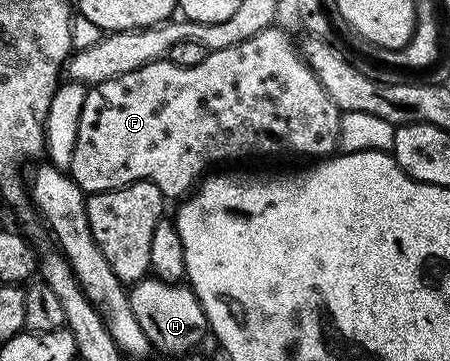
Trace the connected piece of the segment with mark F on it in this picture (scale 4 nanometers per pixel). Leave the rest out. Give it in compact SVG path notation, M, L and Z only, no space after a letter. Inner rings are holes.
M274 25L255 33L253 37L247 37L247 41L239 41L239 45L208 52L203 62L194 67L180 67L168 61L148 63L131 73L123 73L121 77L115 77L111 81L90 86L85 92L83 113L79 113L75 153L71 153L71 165L67 171L86 193L114 191L116 187L126 187L127 184L137 183L140 179L149 179L155 185L159 185L166 200L181 201L201 182L206 172L212 168L209 167L212 163L221 163L224 159L245 159L248 155L281 155L284 151L290 151L293 155L332 156L339 147L339 125L342 114L335 101L331 101L327 89L323 89L319 77L315 77L315 73L295 46L295 39L293 43L292 37L280 25Z

